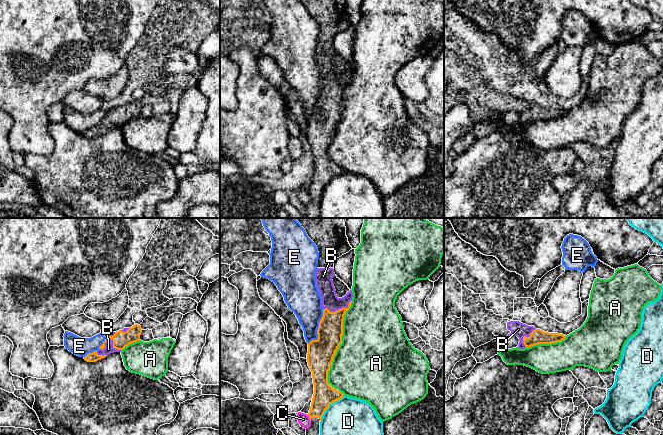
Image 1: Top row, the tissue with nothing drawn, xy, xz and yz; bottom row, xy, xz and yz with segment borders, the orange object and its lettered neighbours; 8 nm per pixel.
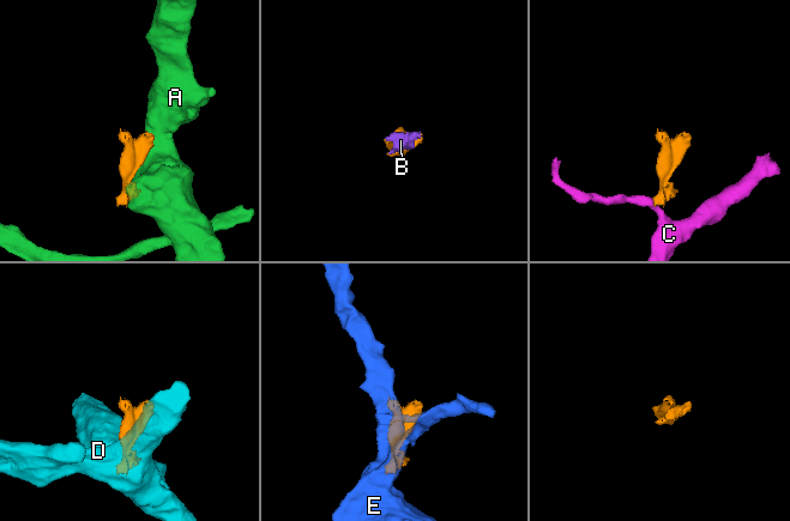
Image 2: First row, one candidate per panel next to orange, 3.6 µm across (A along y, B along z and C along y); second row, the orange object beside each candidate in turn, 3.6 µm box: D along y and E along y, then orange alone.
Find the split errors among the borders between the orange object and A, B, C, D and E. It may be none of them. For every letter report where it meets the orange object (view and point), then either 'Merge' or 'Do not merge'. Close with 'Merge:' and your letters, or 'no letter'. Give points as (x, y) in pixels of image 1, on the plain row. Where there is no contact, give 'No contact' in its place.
A: Touches orange at xz (341, 118). Do not merge
B: Touches orange at xy (110, 114). Merge
C: Touches orange at xz (309, 193). Do not merge
D: Touches orange at xz (329, 180). Do not merge
E: Touches orange at xz (318, 104). Do not merge
Merge: B

